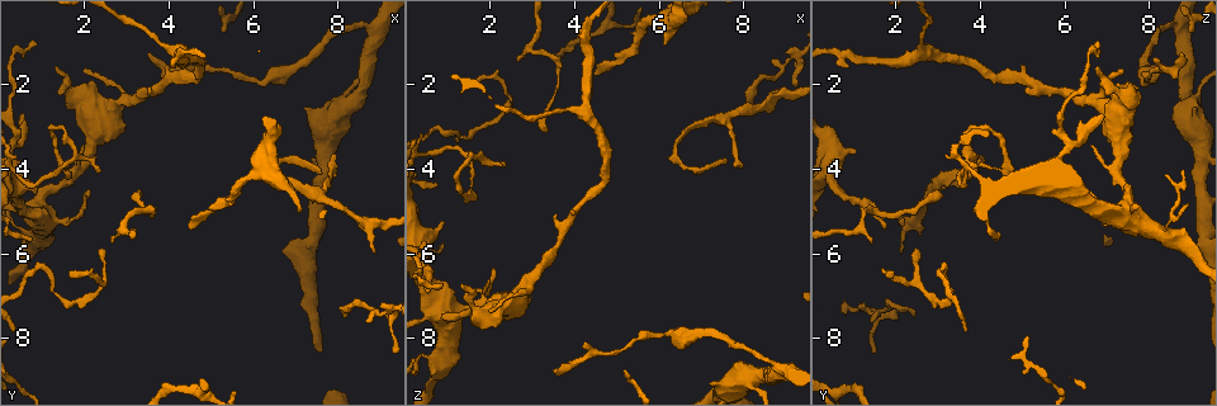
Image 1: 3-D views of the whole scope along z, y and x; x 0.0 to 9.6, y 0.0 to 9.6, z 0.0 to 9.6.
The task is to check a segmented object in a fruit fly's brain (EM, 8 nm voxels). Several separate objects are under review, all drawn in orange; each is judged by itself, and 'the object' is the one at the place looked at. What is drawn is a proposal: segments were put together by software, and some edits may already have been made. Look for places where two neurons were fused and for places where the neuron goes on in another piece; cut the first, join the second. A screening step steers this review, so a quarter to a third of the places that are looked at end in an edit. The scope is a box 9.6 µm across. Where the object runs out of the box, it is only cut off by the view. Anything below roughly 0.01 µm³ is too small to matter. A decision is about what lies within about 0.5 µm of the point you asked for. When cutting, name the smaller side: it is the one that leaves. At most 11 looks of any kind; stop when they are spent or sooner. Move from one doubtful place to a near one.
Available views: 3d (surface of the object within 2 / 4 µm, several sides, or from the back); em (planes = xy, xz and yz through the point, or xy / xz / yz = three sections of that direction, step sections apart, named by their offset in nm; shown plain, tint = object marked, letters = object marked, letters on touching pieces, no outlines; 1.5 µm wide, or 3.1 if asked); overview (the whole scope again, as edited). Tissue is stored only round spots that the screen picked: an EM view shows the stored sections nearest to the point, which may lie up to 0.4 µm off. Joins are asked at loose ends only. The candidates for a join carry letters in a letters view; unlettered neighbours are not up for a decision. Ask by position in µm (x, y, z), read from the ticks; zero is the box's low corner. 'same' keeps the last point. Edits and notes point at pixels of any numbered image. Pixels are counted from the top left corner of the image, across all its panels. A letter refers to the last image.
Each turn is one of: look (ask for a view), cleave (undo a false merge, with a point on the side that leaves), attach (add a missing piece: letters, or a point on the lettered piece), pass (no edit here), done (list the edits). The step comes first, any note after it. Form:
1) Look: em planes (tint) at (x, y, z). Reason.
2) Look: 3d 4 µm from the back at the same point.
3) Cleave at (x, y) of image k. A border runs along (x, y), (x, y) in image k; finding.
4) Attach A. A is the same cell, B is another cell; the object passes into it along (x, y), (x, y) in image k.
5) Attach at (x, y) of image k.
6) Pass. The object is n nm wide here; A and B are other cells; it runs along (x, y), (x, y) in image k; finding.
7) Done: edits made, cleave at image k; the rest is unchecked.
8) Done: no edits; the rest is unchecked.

Look: 3d 4 µm at (0.90, 4.35, 5.25).

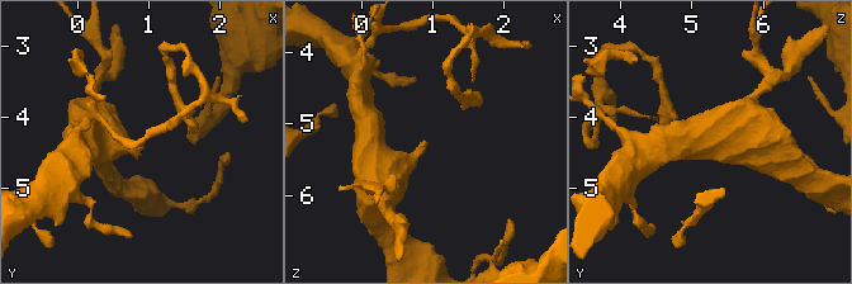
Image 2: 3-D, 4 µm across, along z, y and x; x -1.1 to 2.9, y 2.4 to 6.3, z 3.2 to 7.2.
Look: em planes (tint) at (0.85, 4.40, 5.25). Now the EM.

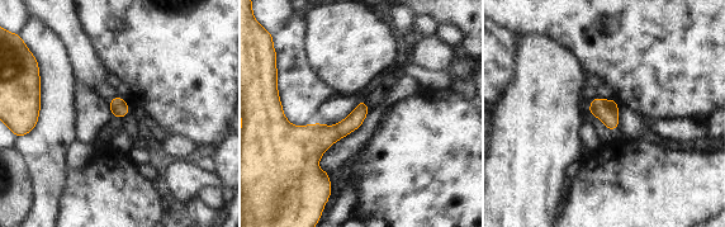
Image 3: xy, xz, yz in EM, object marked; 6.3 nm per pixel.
Look: em planes (letters) at the same point.

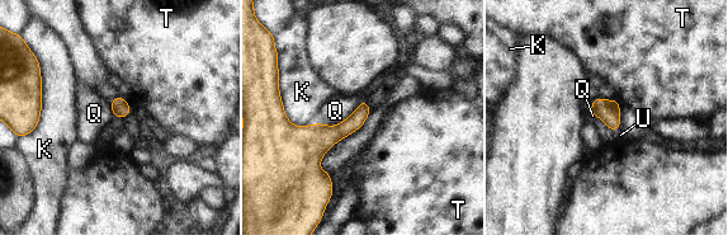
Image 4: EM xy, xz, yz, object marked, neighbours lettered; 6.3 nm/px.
Attach U. The longest contact is with K, 400 nm; U is the same cell, K, Q and T are other cells; it goes on there.

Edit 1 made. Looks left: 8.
Look: overview.

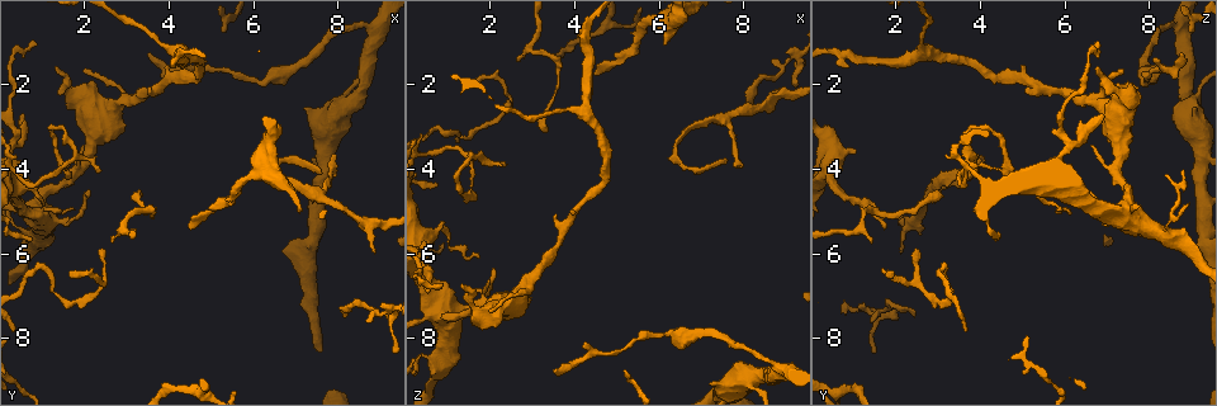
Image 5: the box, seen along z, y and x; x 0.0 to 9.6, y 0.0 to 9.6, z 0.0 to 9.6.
Look: em yz step 8 (tint) at (1.60, 5.25, 7.05). Thick turns thin.

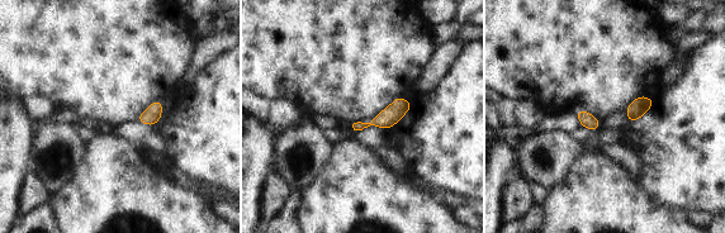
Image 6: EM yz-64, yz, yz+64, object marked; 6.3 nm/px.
Look: em planes (letters) at the same point. Another direction.

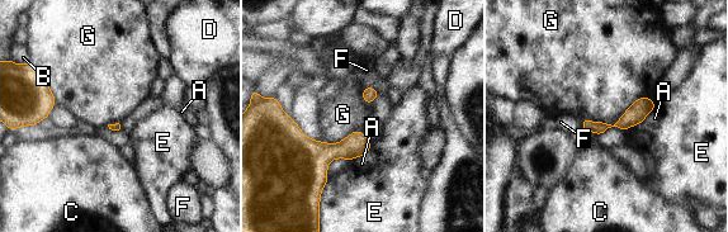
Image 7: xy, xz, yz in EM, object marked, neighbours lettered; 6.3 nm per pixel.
Pass. A, B, C, D, E, F and G are other cells; it runs along (287, 119), (311, 150), (367, 146) in image 7; one neuron here.

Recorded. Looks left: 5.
Look: 3d 2 µm at (7.45, 4.60, 2.85). Three-way junction.

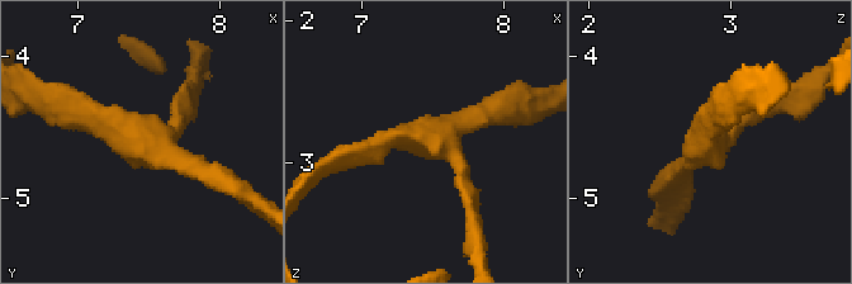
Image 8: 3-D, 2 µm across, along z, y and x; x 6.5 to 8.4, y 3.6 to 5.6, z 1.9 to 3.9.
Look: em planes (tint) at (7.44, 4.58, 2.80). 3 arms meet here.

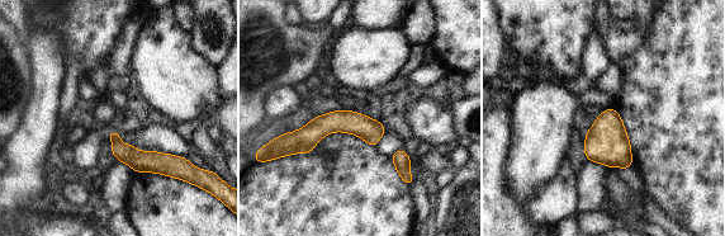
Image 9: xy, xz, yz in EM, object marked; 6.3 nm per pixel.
Look: em planes (letters) at the same point. What lies round it.

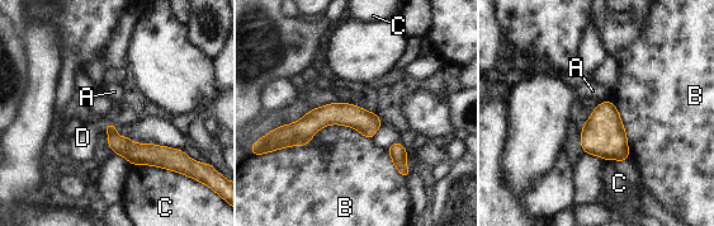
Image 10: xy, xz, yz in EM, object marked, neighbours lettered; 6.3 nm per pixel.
Pass. The object is 100 nm wide here; A, B, C and D are other cells; it runs along (377, 121), (322, 116), (284, 130) in image 10; continuous, no second neuron.

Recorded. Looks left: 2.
Done: edits made, attach at image 4; the rest is unchecked.

